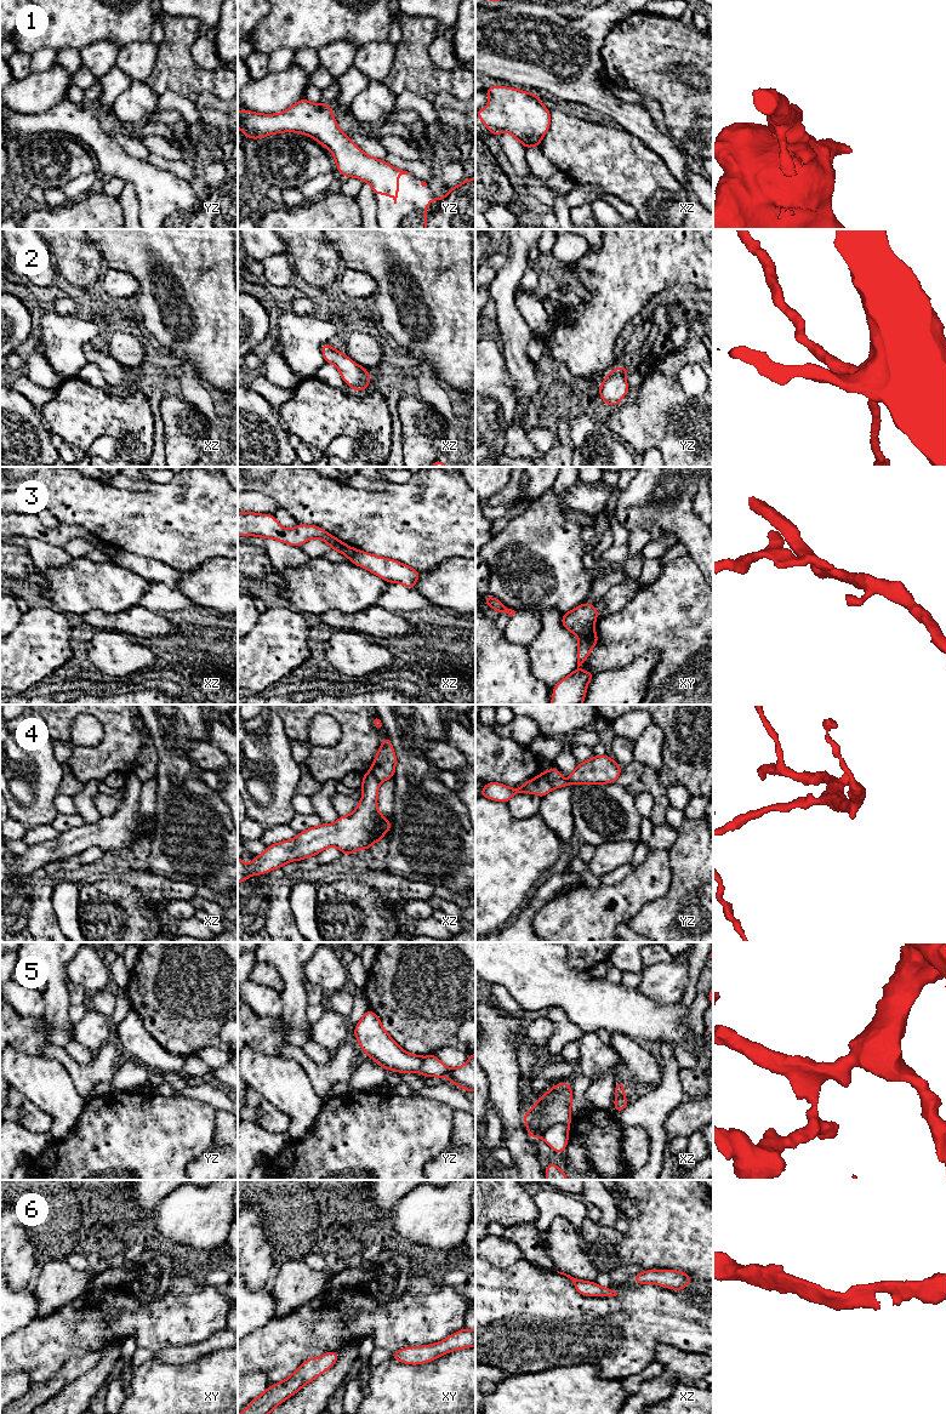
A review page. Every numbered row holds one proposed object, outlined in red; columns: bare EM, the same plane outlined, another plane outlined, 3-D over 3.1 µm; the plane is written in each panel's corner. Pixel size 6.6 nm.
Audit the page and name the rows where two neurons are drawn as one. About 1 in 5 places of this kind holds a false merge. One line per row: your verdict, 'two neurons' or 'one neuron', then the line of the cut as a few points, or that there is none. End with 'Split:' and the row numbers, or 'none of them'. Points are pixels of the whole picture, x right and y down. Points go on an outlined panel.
1: one neuron | no cut
2: one neuron | no cut
3: two neurons | xy (592, 628), (577, 636)
4: two neurons | yz (543, 773), (553, 787)
5: two neurons | xz (568, 1123), (557, 1123), (540, 1135)
6: one neuron | no cut
Split: 3, 4, 5

